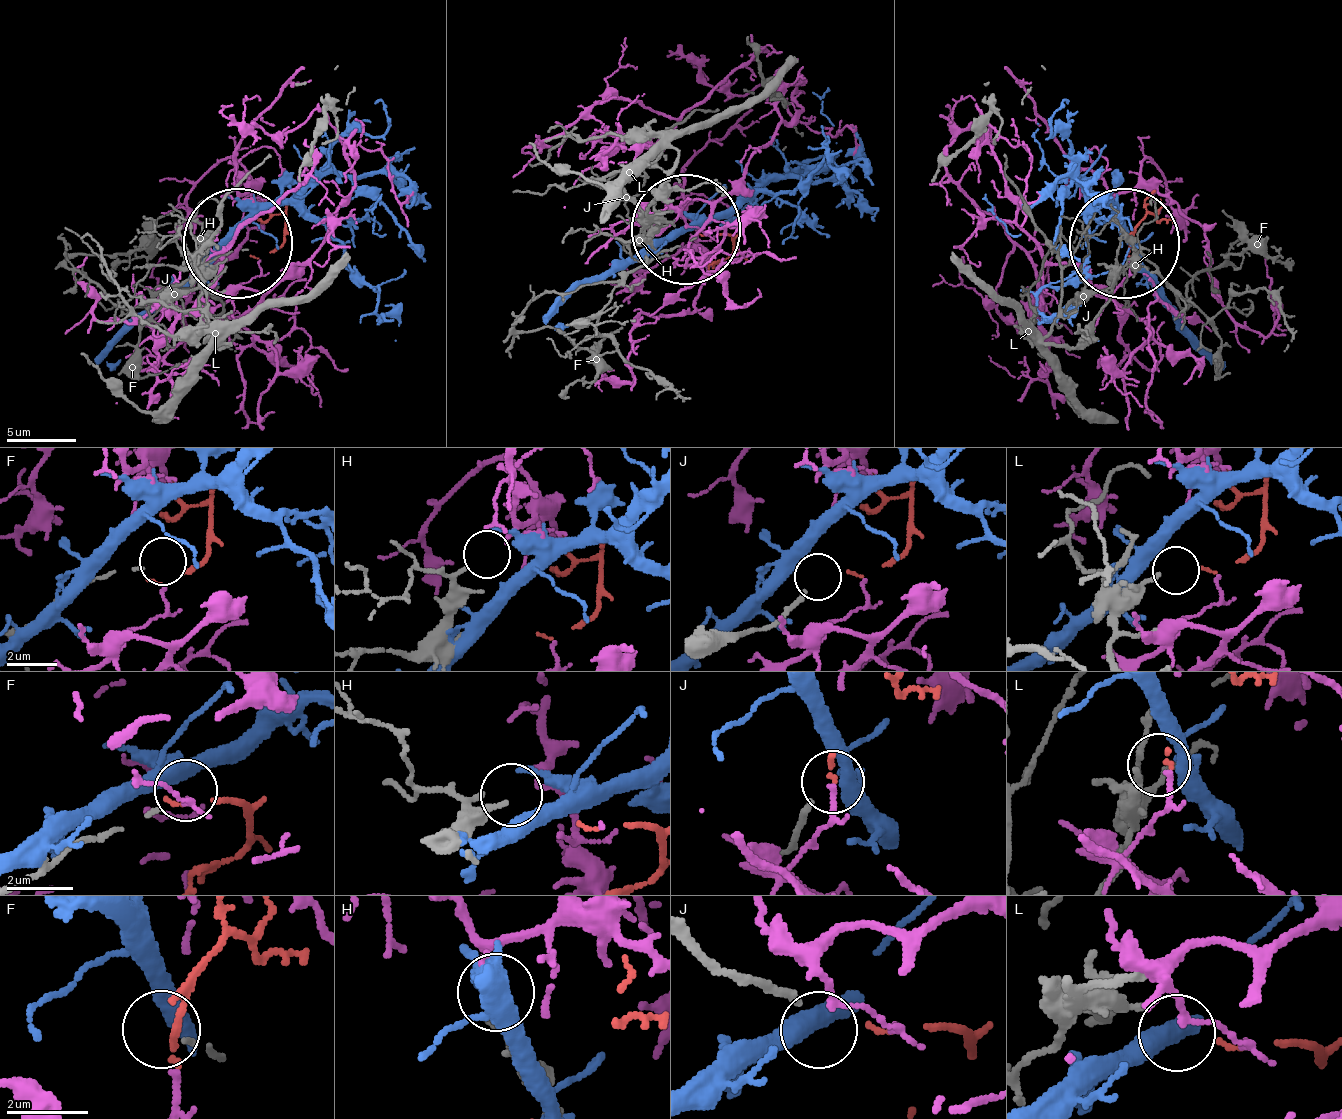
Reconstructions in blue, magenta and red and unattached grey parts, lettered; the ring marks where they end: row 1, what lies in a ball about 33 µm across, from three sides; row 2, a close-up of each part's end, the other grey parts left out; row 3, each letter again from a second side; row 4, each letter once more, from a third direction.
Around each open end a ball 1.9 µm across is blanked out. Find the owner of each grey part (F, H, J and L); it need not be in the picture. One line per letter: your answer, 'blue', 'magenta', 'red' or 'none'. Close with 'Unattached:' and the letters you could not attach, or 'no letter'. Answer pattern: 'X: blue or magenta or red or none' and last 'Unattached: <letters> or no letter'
F: none
H: magenta
J: none
L: red
Unattached: F, J

